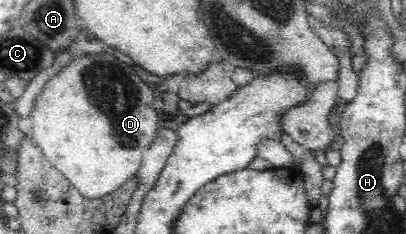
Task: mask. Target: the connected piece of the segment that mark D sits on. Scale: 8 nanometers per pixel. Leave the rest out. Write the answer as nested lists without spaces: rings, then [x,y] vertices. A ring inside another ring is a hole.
[[[101,52],[76,56],[45,83],[34,101],[31,135],[45,158],[86,199],[101,199],[137,176],[145,152],[157,136],[160,113],[153,108],[153,90],[130,65]]]

